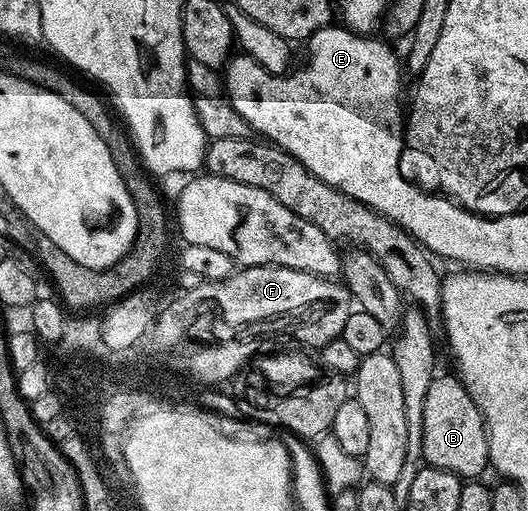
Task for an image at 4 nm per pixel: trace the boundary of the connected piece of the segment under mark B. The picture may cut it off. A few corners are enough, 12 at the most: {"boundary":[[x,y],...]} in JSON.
{"boundary":[[457,376],[424,399],[422,459],[463,479],[490,465],[482,412]]}

